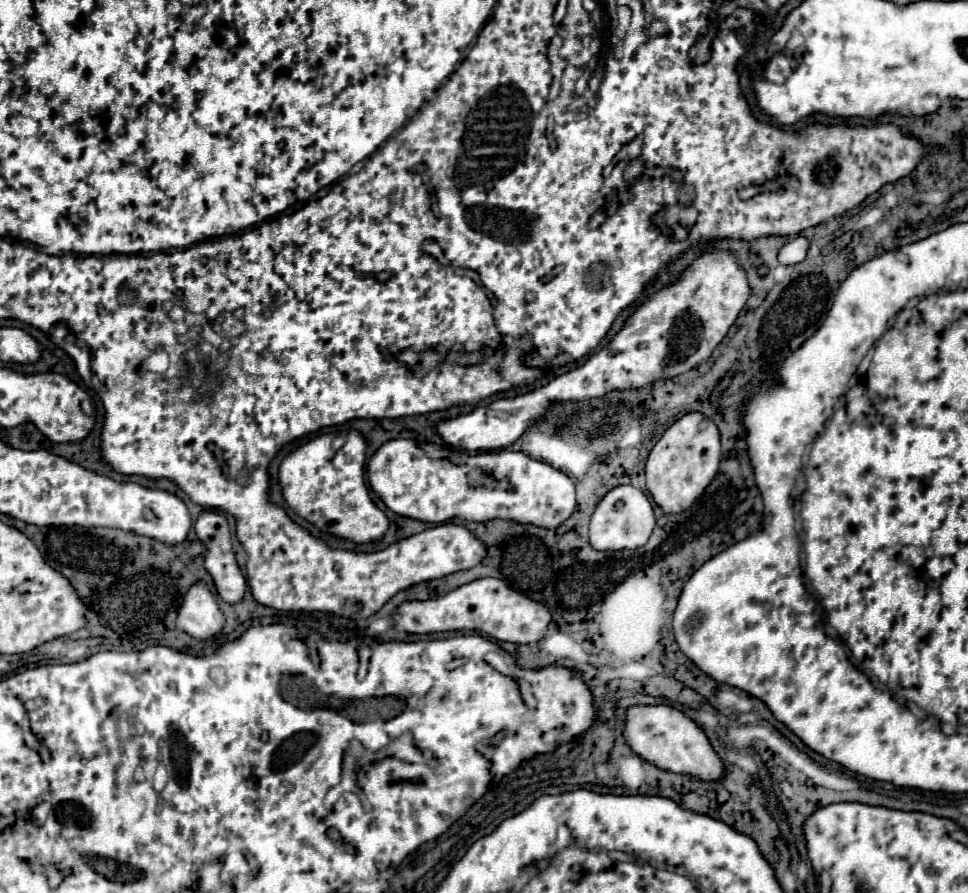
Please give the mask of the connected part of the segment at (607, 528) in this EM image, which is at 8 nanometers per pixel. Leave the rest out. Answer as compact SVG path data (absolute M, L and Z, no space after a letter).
M620 485L613 488L602 502L596 506L590 522L590 544L594 550L634 550L644 546L656 526L656 516L650 504L650 498L631 485Z

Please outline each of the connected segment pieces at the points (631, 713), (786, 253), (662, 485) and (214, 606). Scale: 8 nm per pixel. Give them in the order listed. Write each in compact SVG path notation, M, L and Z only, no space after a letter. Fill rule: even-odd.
M634 706L628 710L624 736L640 758L662 770L696 776L700 780L718 780L722 776L722 762L712 750L706 734L680 710L668 706Z
M798 236L794 240L790 240L788 244L784 244L778 252L778 262L784 266L792 266L798 264L806 258L806 250L808 250L808 240L804 236Z
M690 412L676 420L652 448L646 462L646 488L666 514L684 512L712 482L722 459L720 432L714 420L702 412Z
M200 580L194 582L180 602L176 626L198 640L206 640L218 634L222 624L224 616L210 588Z

